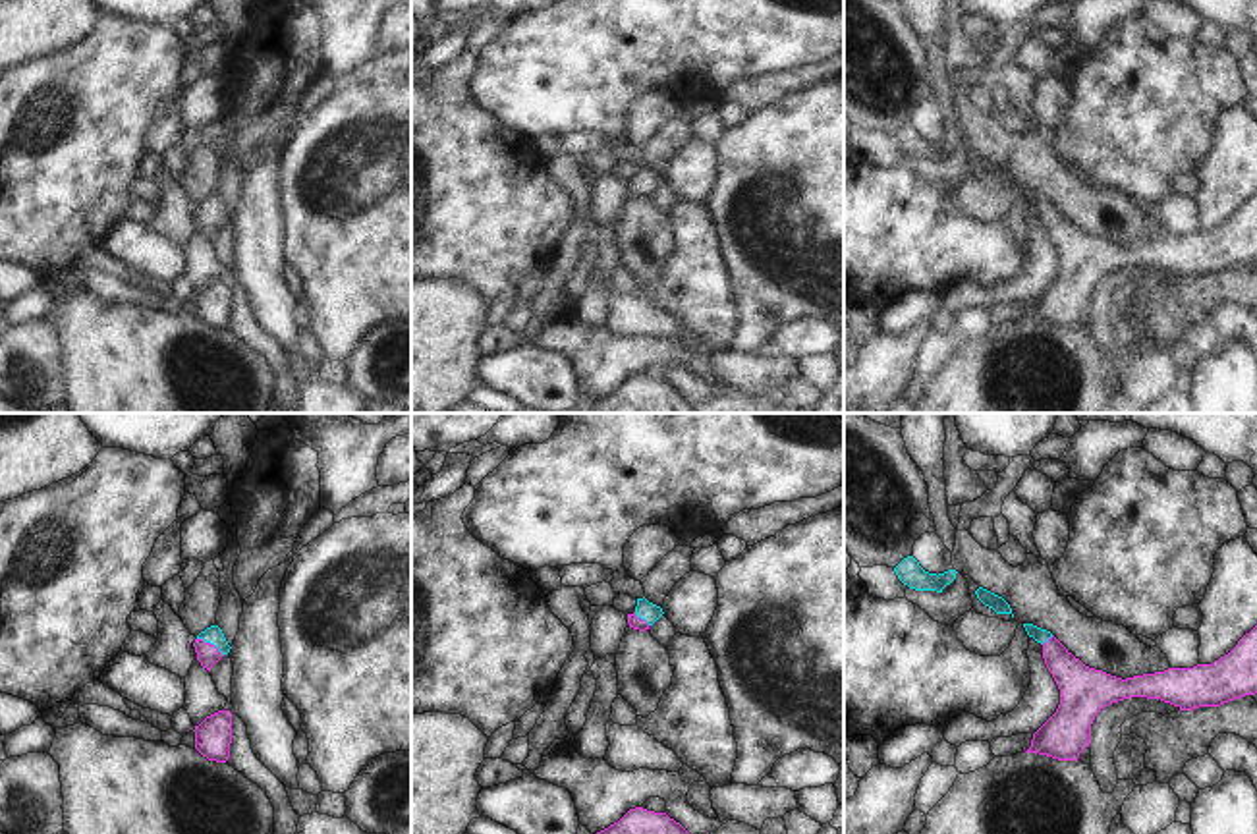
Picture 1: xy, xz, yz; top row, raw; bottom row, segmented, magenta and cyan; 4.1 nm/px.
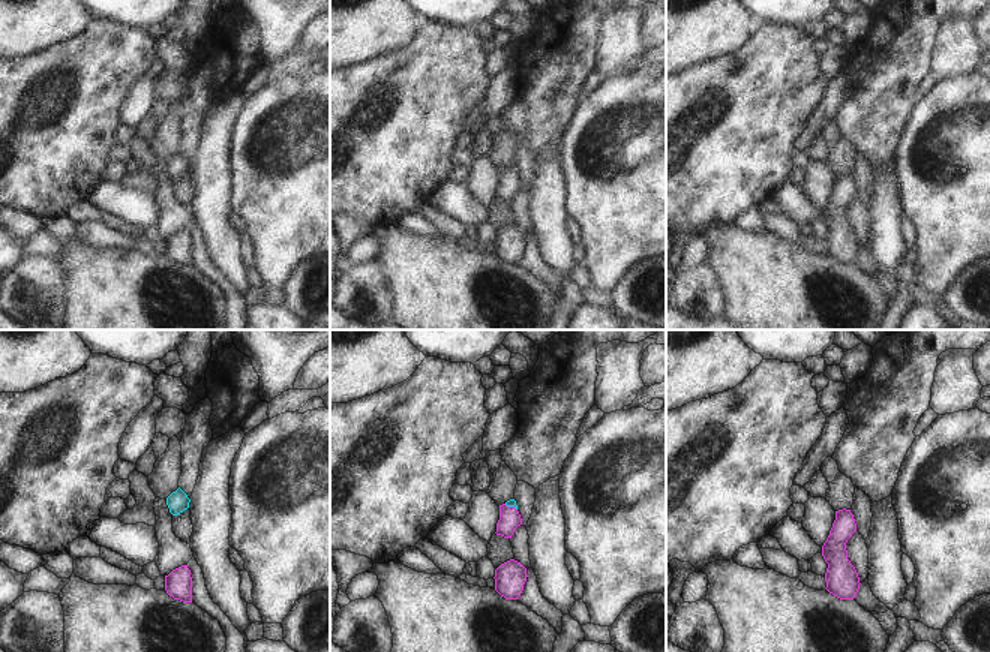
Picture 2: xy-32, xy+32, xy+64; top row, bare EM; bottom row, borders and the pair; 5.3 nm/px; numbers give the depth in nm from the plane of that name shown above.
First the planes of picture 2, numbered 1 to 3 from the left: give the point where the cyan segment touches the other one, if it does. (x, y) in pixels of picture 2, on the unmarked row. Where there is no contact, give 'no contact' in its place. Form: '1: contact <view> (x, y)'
1: no contact
2: contact xy+32 (510, 171)
3: no contact

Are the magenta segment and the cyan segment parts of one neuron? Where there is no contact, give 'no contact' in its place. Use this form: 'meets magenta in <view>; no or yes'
meets magenta in xy; yes

